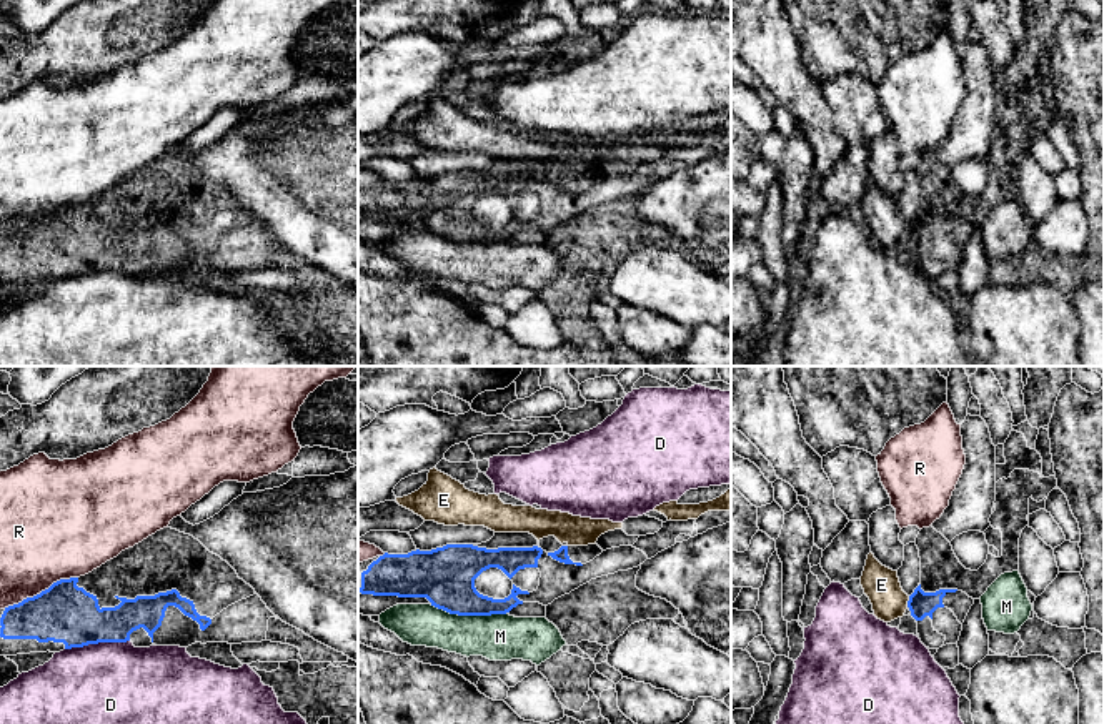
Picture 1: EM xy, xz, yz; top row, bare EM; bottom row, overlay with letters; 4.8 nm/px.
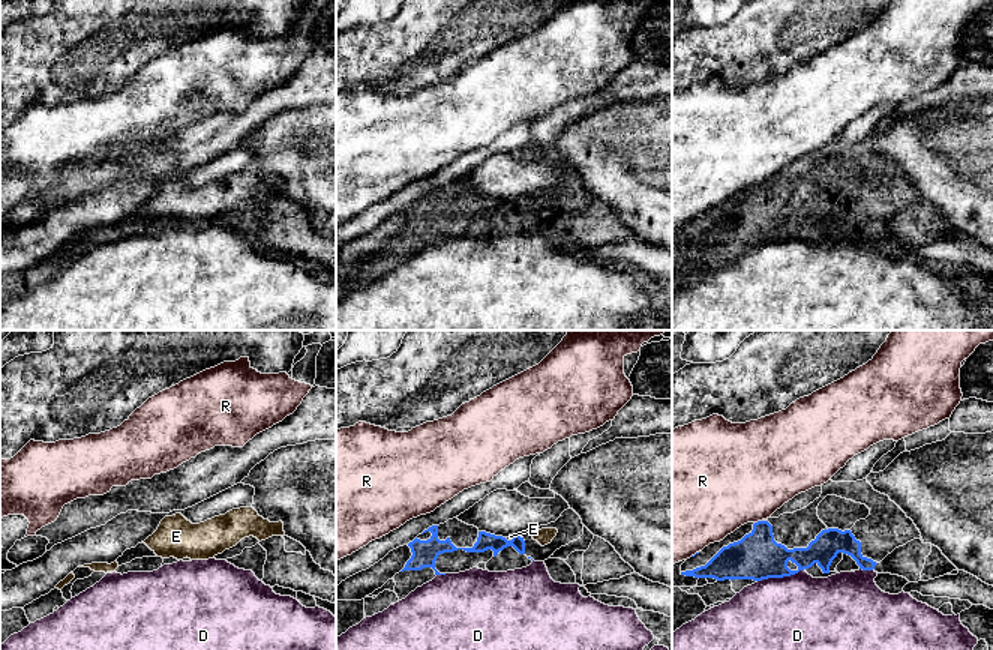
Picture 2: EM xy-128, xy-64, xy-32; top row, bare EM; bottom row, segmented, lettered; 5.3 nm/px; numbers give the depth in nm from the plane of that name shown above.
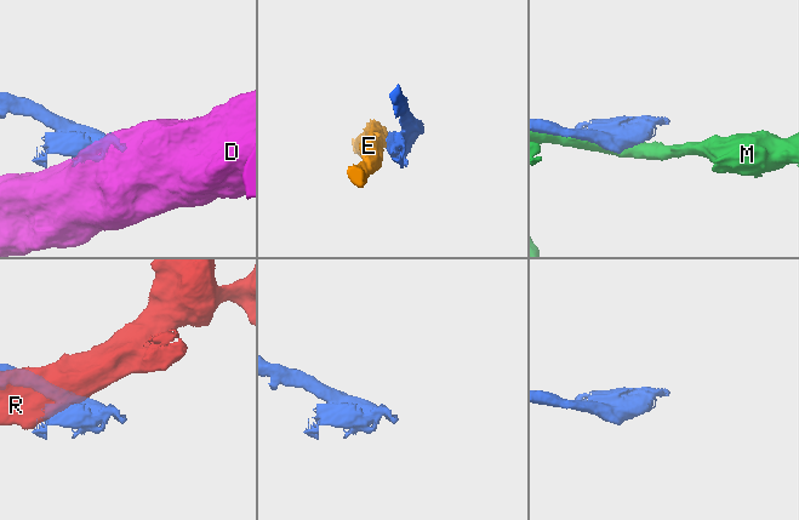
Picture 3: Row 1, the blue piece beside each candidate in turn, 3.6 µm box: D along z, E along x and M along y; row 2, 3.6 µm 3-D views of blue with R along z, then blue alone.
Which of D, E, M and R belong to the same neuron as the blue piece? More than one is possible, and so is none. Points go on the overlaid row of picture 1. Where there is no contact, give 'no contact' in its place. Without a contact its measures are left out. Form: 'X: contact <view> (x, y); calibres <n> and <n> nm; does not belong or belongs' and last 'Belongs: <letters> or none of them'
D: contact xy (97, 643); calibres 280 and 400 nm; does not belong
E: contact yz (908, 601); calibres 120 and 180 nm; does not belong
M: contact xz (468, 614); calibres 280 and 220 nm; does not belong
R: contact xy (42, 591); calibres 280 and 420 nm; does not belong
Belongs: none of them

